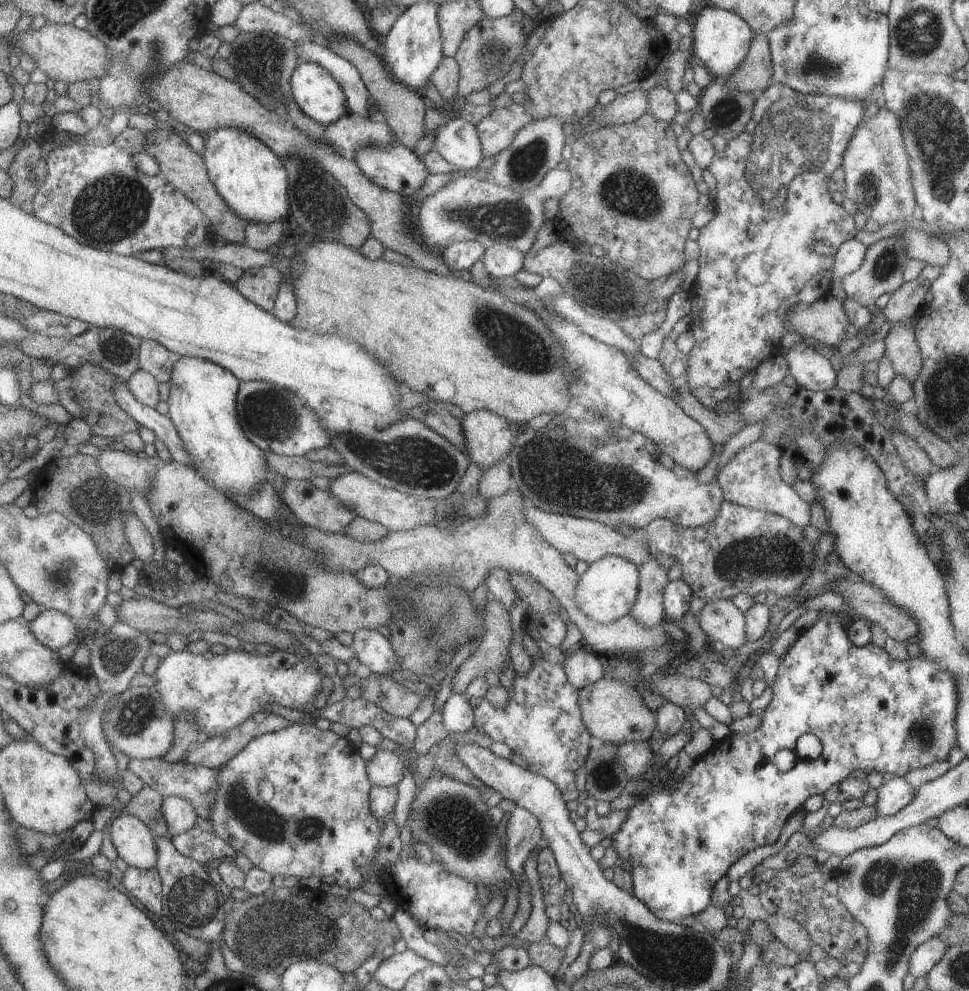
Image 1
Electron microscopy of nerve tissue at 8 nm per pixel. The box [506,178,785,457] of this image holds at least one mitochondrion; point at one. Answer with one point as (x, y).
(579, 278)

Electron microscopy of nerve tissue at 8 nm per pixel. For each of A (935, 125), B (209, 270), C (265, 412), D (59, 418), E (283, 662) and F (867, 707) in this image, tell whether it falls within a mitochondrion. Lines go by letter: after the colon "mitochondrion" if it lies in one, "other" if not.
A: mitochondrion
B: other
C: mitochondrion
D: other
E: other
F: other

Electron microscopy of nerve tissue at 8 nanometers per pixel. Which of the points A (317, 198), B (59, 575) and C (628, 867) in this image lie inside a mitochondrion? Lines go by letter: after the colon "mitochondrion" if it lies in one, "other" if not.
A: mitochondrion
B: mitochondrion
C: other

